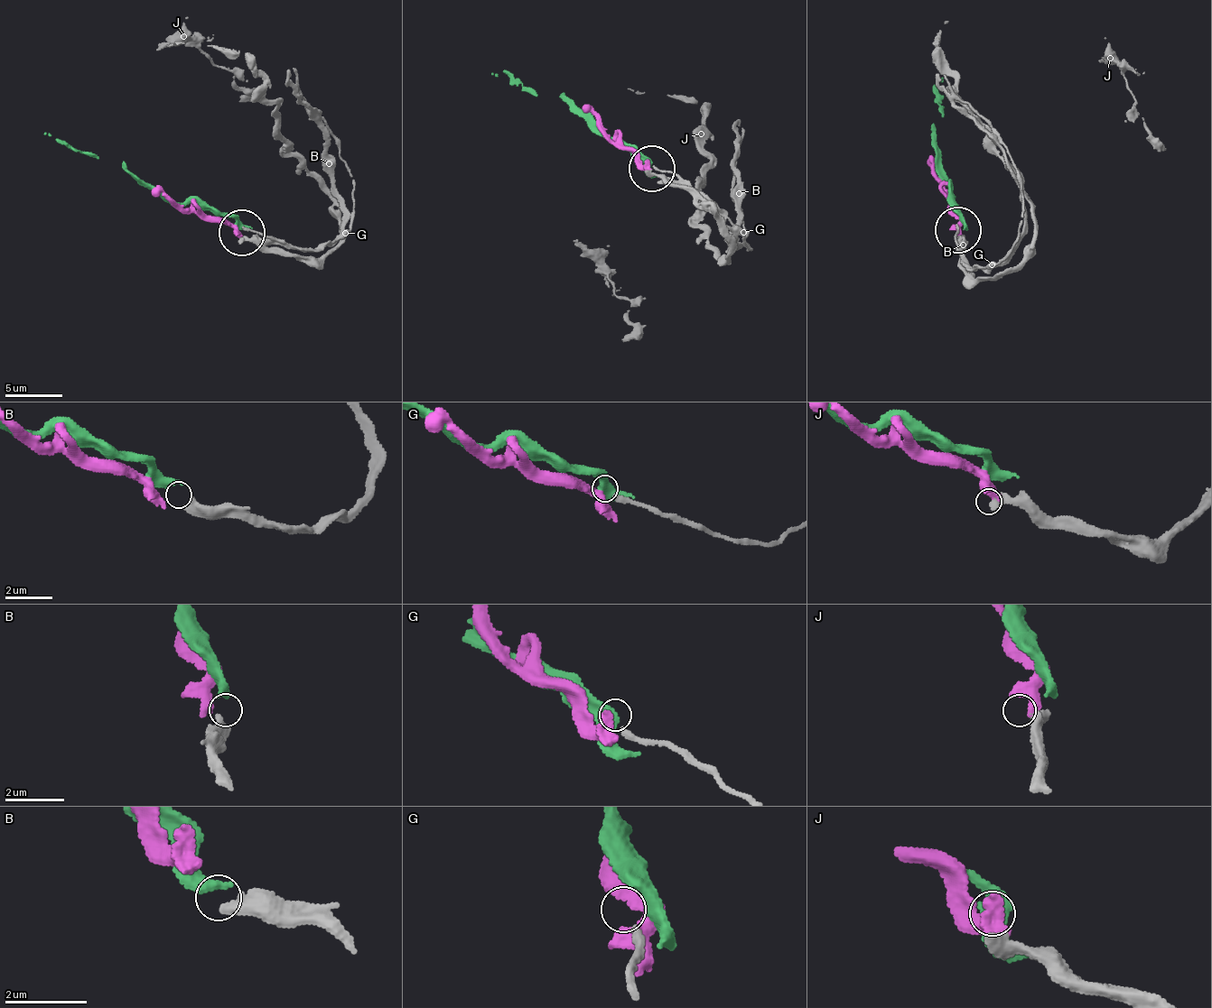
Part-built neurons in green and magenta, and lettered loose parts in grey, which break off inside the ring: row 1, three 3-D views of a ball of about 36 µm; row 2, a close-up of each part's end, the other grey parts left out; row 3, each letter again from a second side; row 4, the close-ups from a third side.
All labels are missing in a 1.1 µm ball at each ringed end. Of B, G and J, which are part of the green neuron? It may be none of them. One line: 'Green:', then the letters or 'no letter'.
Green: B

